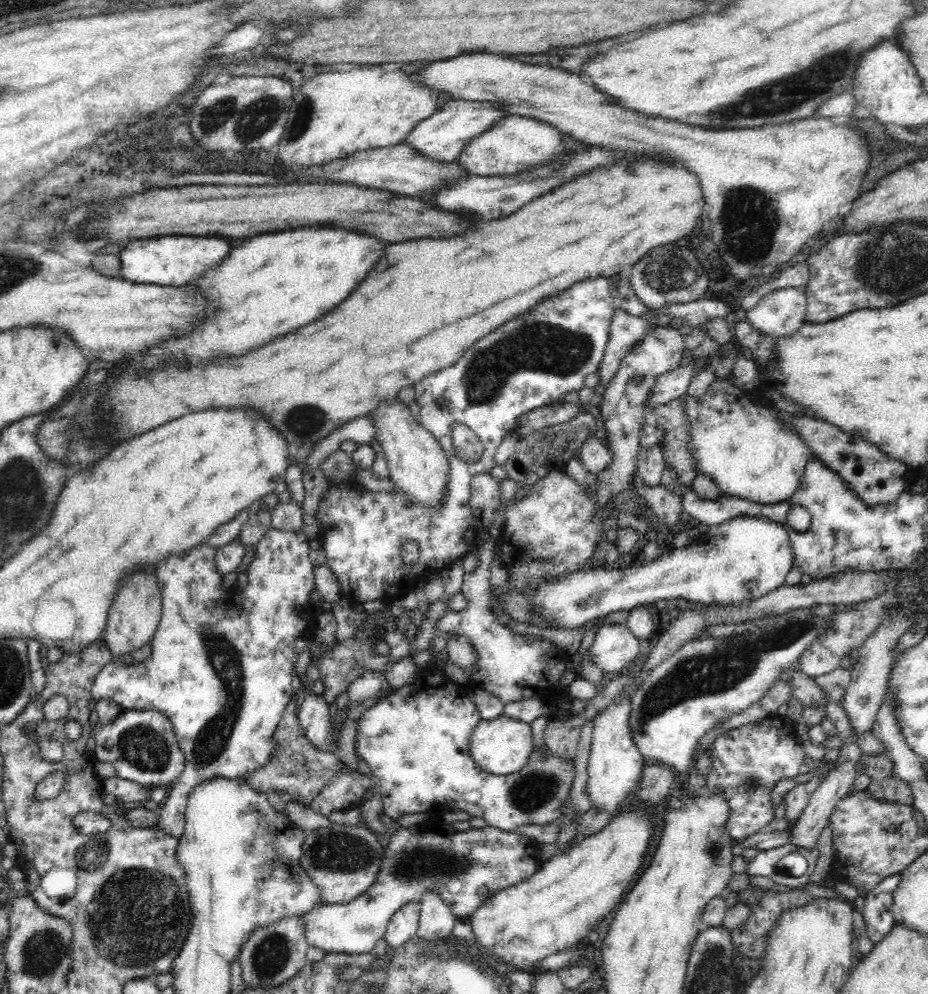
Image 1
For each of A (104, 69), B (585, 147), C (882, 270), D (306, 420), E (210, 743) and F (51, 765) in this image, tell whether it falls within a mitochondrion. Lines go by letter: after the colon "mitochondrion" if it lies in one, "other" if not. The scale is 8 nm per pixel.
A: other
B: other
C: mitochondrion
D: mitochondrion
E: mitochondrion
F: other

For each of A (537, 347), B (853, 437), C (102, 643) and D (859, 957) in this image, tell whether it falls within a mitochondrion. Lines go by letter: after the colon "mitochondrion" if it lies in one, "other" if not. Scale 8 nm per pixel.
A: mitochondrion
B: other
C: other
D: other

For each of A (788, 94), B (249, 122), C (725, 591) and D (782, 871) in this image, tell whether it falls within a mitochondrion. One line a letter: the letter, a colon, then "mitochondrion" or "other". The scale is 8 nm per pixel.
A: mitochondrion
B: mitochondrion
C: other
D: other

